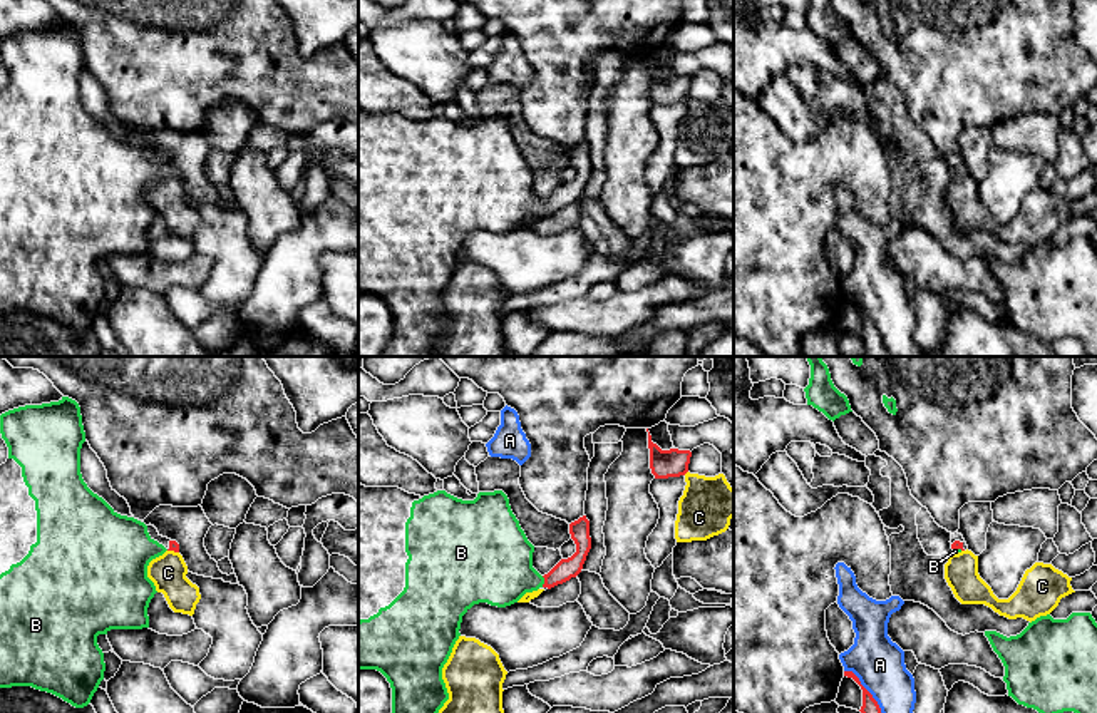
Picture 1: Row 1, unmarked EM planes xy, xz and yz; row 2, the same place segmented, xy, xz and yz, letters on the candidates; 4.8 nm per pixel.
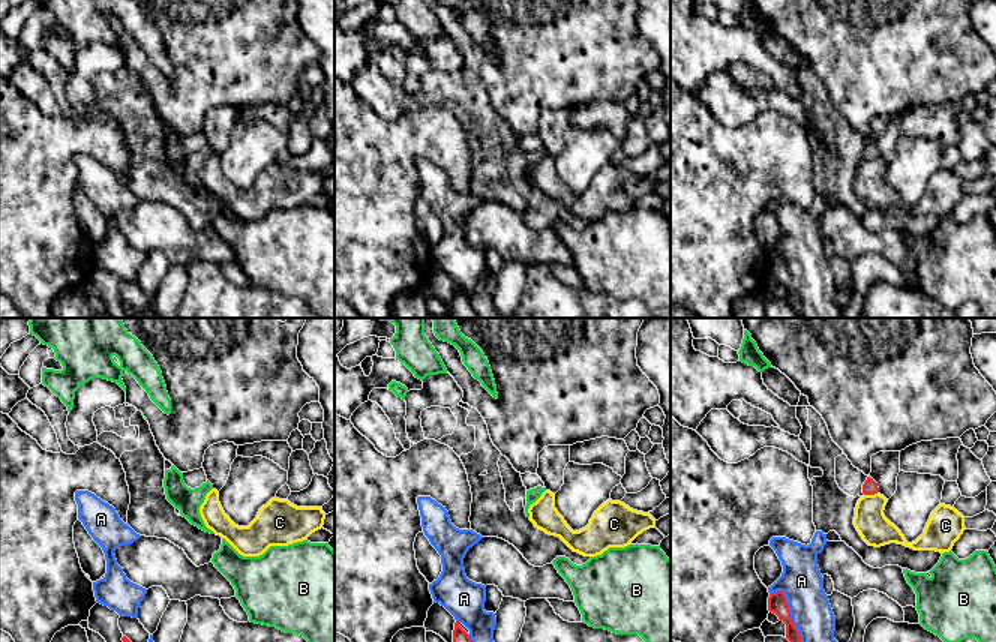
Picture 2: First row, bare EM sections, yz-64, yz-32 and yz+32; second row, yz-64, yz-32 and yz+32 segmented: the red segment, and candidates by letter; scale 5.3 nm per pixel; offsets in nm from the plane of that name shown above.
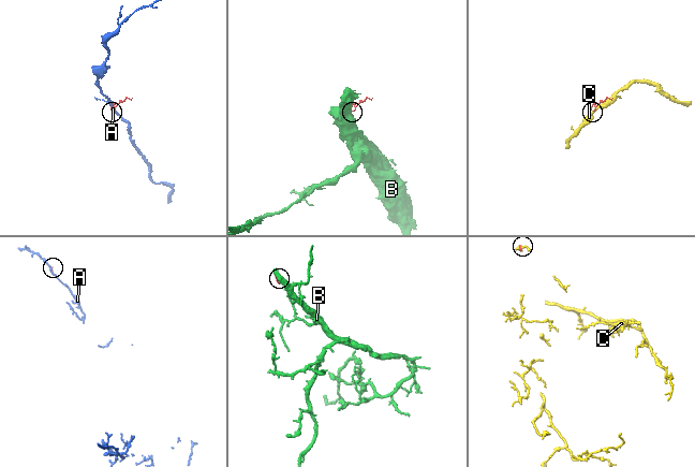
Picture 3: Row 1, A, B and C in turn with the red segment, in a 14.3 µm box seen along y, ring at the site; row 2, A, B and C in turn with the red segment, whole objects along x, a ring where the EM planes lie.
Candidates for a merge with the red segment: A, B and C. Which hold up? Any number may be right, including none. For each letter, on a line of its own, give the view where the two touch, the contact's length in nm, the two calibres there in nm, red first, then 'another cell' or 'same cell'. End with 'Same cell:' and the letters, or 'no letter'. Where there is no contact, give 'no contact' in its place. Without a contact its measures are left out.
A: meets red in yz; contact 360 nm long; 100 nm thick on the red side, 240 nm on the other; another cell
B: meets red in xz; contact 60 nm long; 100 nm thick on the red side, 360 nm on the other; same cell
C: meets red in xz; contact 30 nm long; 140 nm thick on the red side, 260 nm on the other; another cell
Same cell: B

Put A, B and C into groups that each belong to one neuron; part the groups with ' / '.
A / B / C

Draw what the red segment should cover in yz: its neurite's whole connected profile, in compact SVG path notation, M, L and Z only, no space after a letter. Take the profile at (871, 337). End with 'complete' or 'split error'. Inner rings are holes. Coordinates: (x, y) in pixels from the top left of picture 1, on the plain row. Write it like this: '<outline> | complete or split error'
M844 296L844 301L852 303L863 315L863 331L861 331L861 338L864 341L868 356L889 356L881 333L878 330L878 326L873 323L873 320L861 310L859 303L852 298L852 296Z | complete

